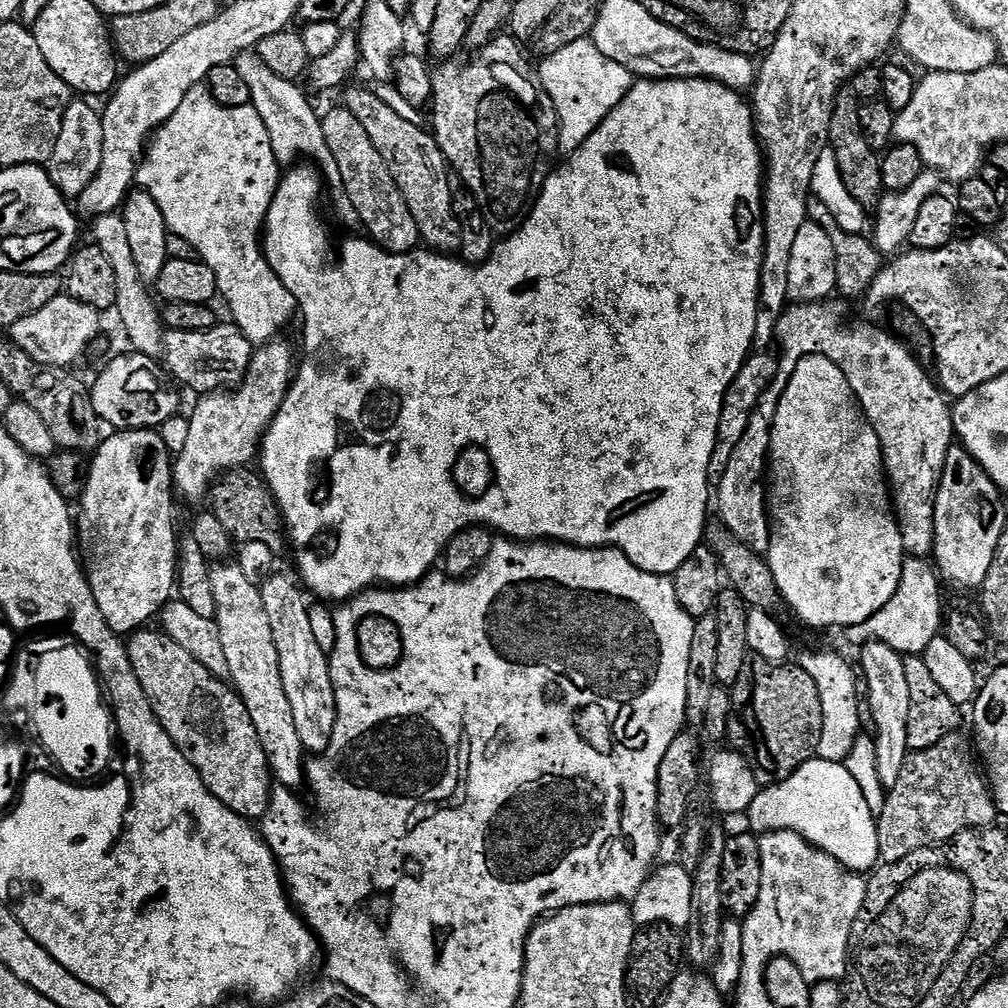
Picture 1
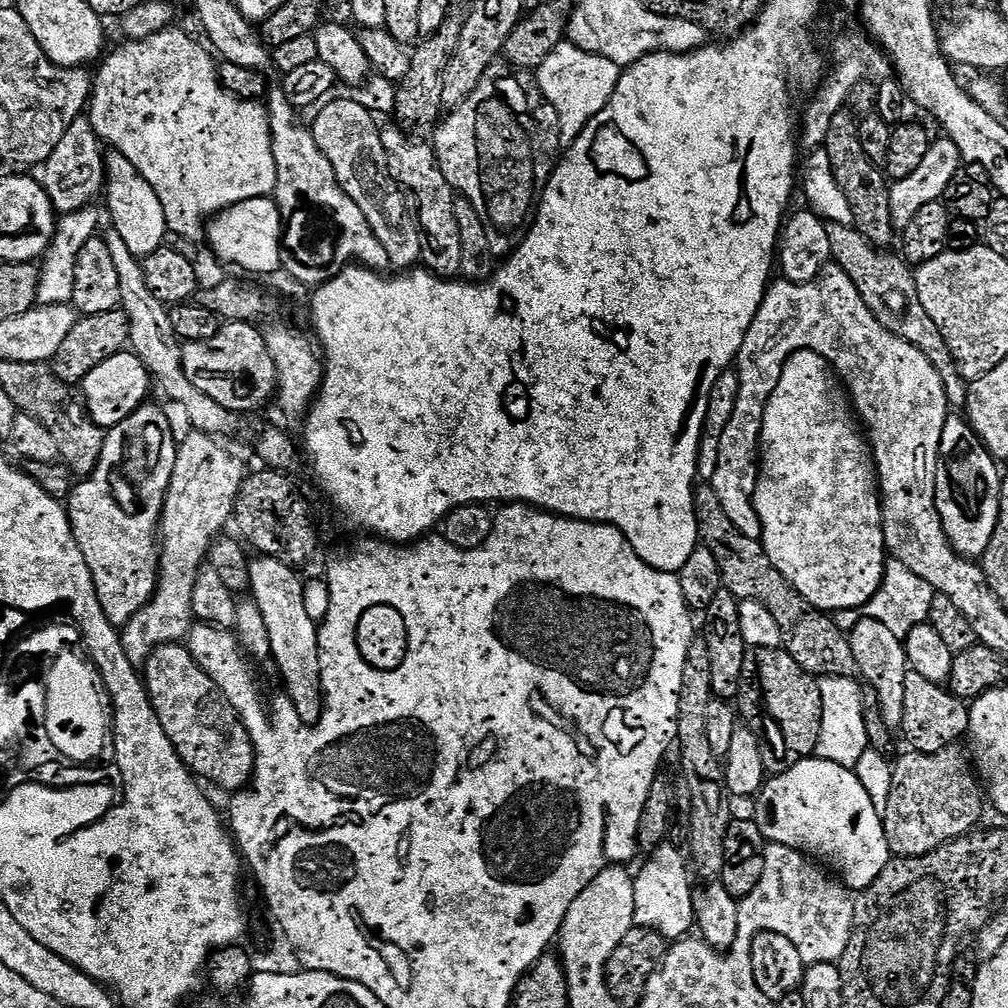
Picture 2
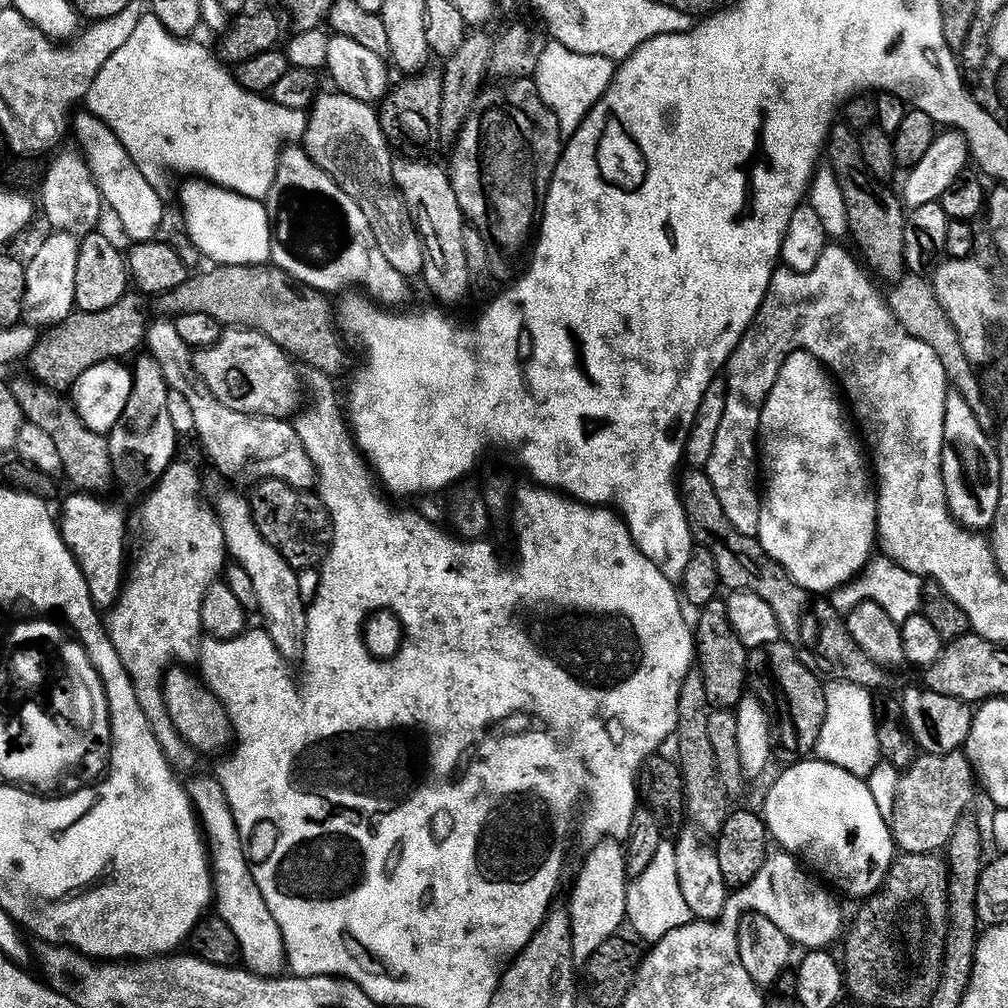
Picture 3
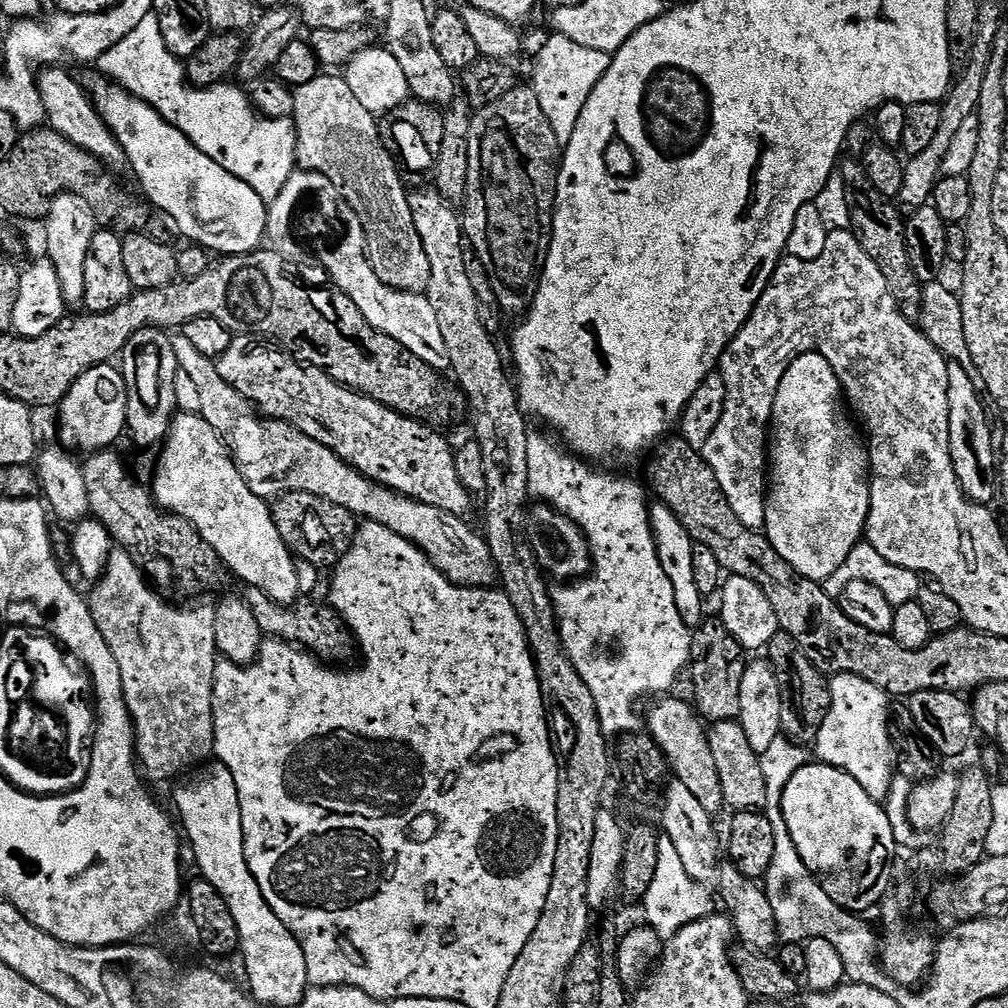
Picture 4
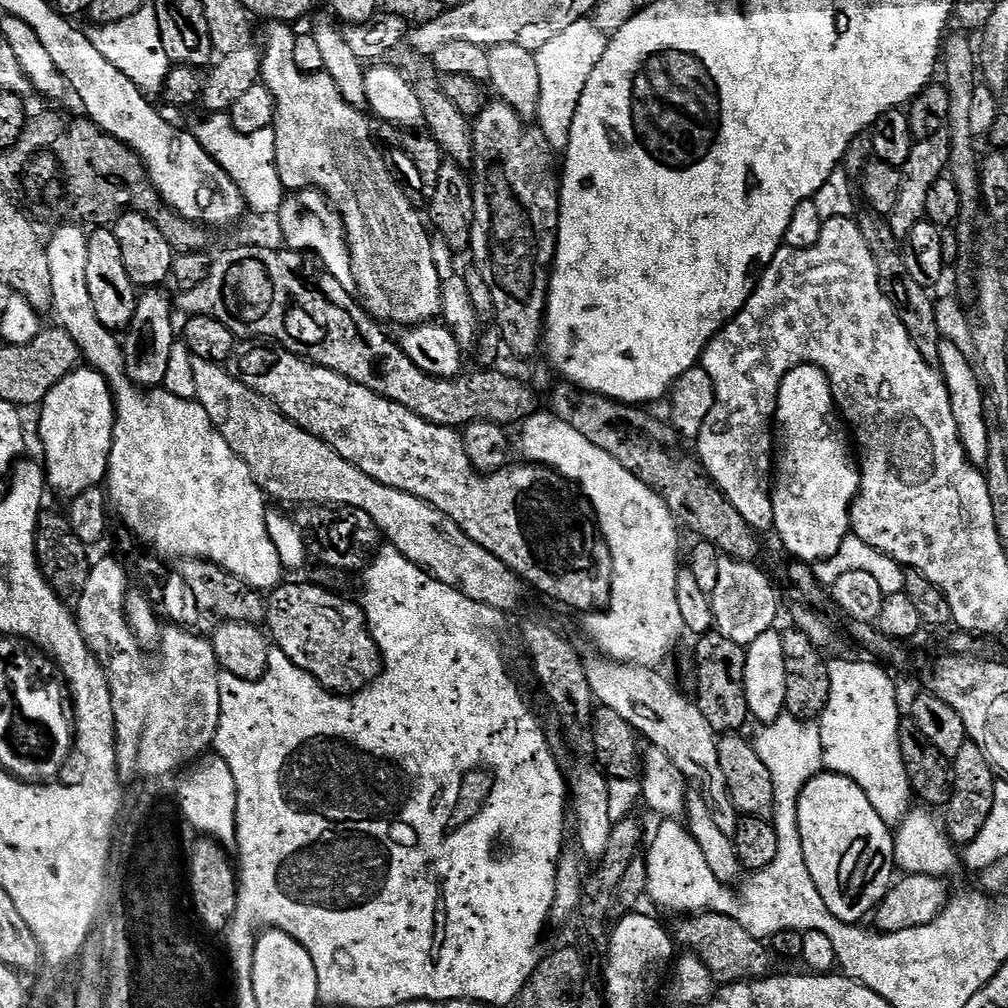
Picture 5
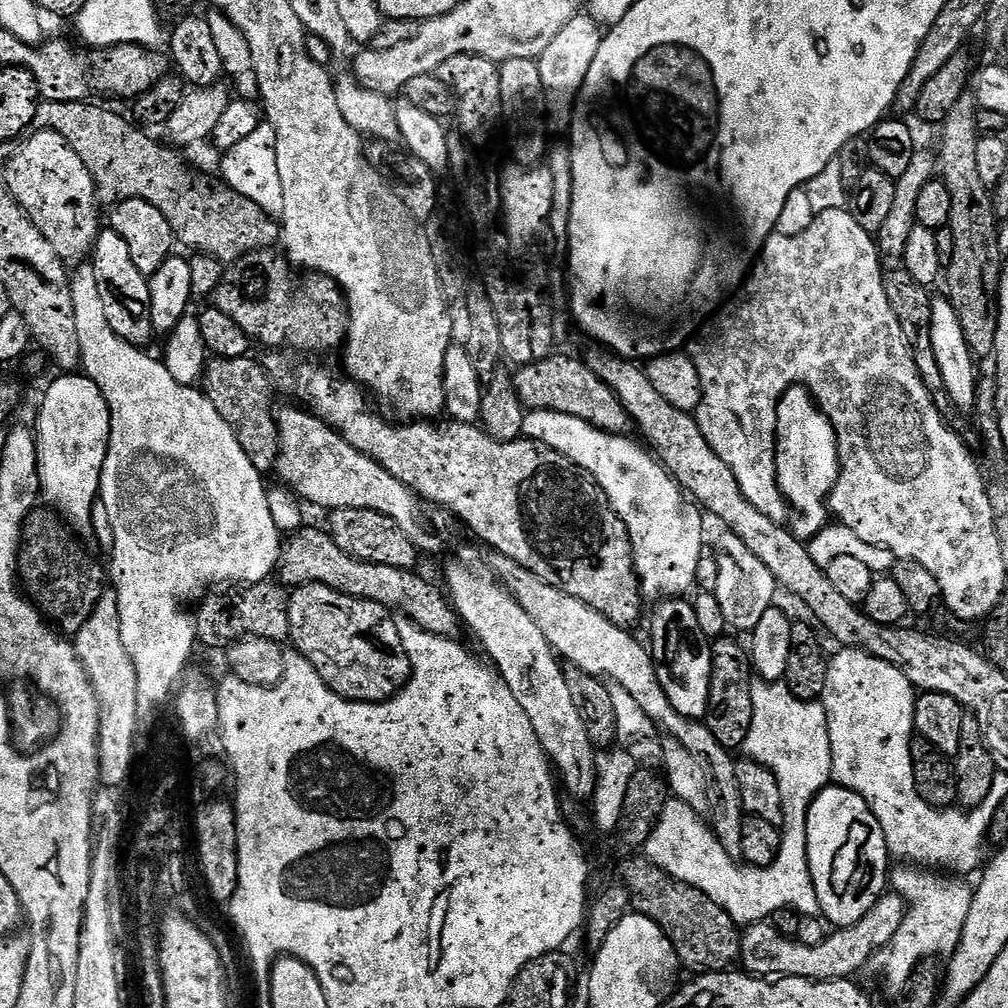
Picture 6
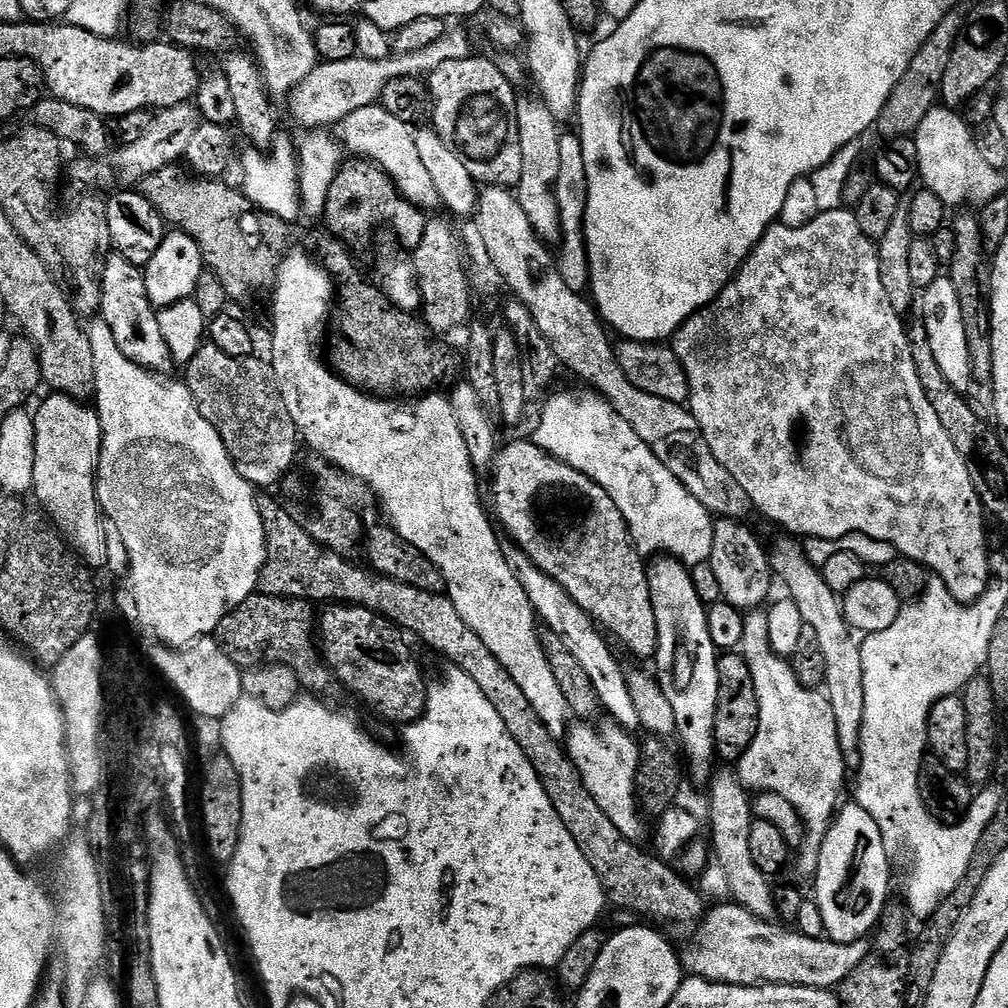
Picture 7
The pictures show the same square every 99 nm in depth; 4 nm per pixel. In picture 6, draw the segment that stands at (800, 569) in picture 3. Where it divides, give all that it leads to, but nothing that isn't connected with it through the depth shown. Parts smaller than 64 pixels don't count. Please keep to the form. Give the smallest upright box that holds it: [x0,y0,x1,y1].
[776,388,840,542]

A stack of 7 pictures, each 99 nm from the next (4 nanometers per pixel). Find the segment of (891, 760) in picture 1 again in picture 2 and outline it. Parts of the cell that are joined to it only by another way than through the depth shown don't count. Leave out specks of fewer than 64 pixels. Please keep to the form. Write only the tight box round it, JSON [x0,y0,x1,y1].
[849,617,910,730]

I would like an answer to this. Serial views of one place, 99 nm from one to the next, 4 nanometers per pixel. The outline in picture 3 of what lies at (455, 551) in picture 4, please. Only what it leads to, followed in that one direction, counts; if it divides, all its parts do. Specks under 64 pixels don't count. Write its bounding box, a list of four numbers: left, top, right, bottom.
[146,323,317,490]

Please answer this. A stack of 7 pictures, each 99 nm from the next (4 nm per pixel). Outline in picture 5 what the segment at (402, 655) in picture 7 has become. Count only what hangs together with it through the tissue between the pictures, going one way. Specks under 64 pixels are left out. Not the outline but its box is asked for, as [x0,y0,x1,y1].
[265,582,383,695]

